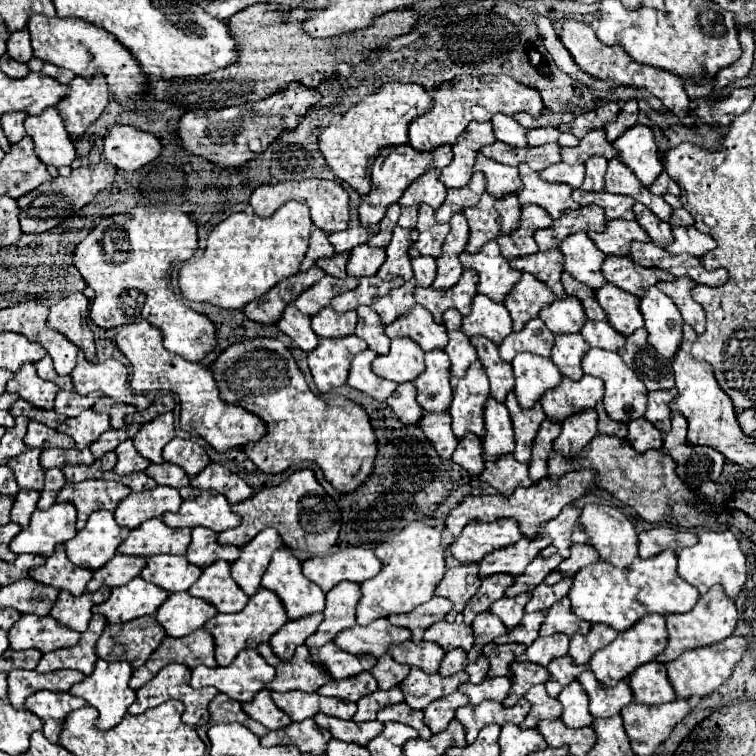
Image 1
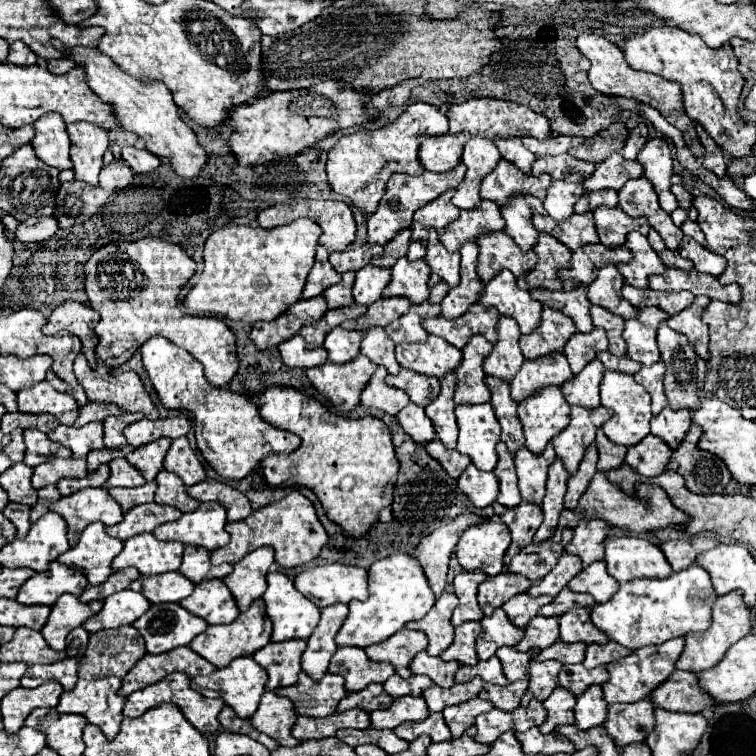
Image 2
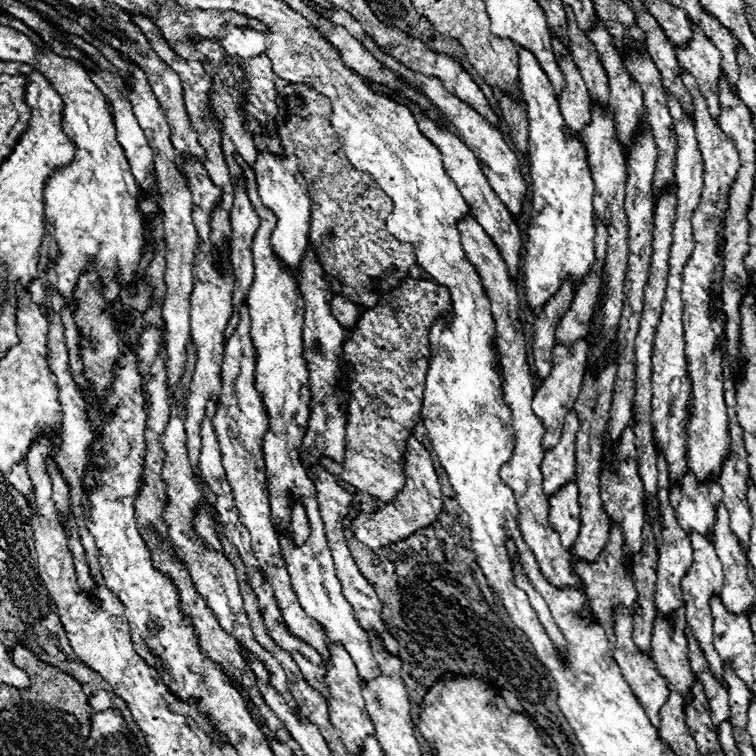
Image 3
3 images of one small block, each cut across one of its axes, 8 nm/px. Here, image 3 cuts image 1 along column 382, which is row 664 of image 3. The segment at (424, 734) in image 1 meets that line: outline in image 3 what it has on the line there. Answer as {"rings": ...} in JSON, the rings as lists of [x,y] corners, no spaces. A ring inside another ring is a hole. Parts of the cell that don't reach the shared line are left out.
{"rings":[[[692,532],[690,536],[692,540],[692,548],[694,548],[694,562],[688,570],[688,574],[682,578],[682,588],[684,588],[684,600],[686,600],[686,620],[688,620],[688,626],[692,628],[694,632],[694,638],[700,642],[700,648],[704,650],[704,656],[708,658],[708,666],[712,670],[712,674],[716,674],[716,680],[726,688],[724,684],[724,678],[722,678],[722,660],[720,656],[716,654],[714,650],[714,644],[712,644],[712,638],[714,638],[714,632],[712,632],[712,610],[710,610],[710,598],[714,594],[720,594],[722,586],[724,586],[724,576],[722,576],[722,564],[716,556],[716,550],[714,546],[708,542],[708,538],[704,538],[702,534],[696,534]]]}

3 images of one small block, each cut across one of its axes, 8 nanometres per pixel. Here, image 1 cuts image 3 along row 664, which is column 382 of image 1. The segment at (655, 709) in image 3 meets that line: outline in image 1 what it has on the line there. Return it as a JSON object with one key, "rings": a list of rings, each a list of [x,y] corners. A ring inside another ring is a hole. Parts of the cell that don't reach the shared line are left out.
{"rings":[[[386,618],[374,620],[372,624],[364,626],[352,626],[344,632],[340,632],[334,640],[336,646],[350,654],[372,654],[380,658],[382,654],[388,652],[390,646],[402,644],[404,640],[410,638],[408,628],[398,628],[392,626]]]}

